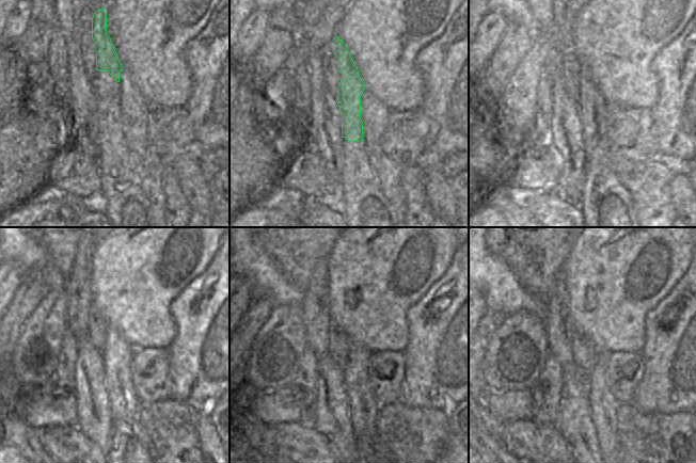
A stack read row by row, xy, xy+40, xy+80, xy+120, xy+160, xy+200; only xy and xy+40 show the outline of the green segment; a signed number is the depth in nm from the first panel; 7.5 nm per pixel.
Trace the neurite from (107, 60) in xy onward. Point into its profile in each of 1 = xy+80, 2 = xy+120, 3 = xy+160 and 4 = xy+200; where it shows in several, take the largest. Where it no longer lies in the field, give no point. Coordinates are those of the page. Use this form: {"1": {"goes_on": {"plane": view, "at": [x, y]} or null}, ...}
{"1": {"goes_on": {"plane": "xy+80", "at": [591, 106]}}, "2": {"goes_on": {"plane": "xy+120", "at": [116, 353]}}, "3": {"goes_on": {"plane": "xy+160", "at": [363, 404]}}, "4": {"goes_on": {"plane": "xy+200", "at": [603, 405]}}}

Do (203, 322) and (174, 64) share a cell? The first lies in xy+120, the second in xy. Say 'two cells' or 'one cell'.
two cells

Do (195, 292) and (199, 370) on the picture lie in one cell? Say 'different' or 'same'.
same

